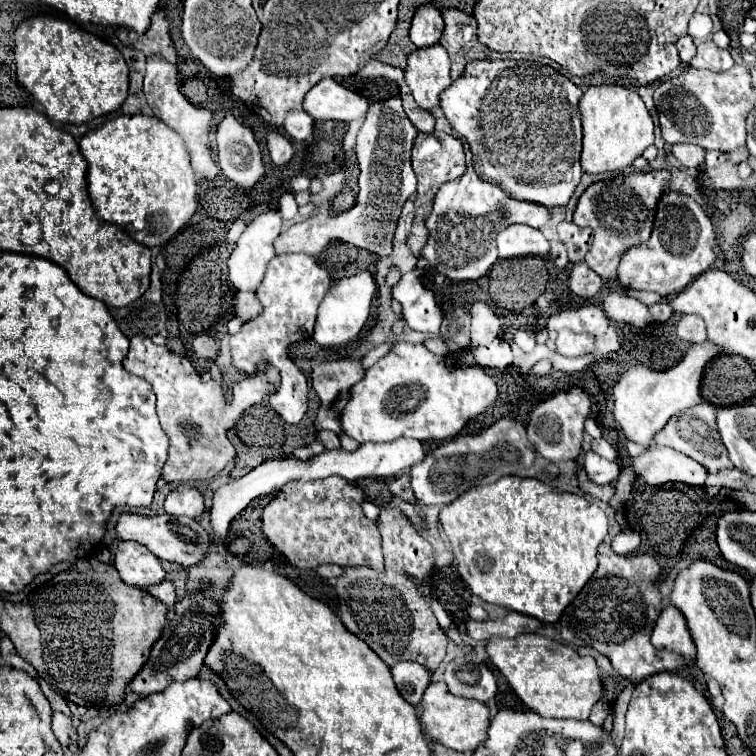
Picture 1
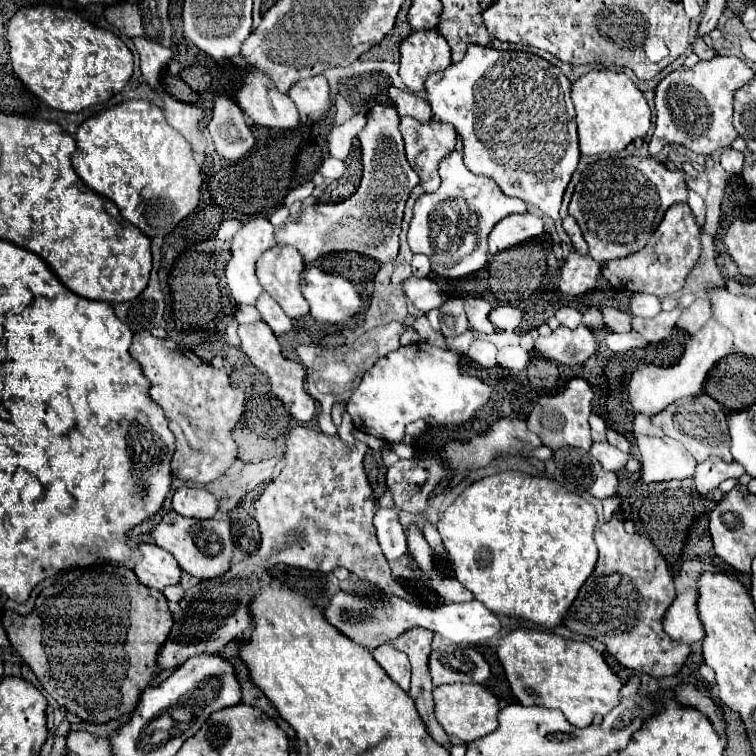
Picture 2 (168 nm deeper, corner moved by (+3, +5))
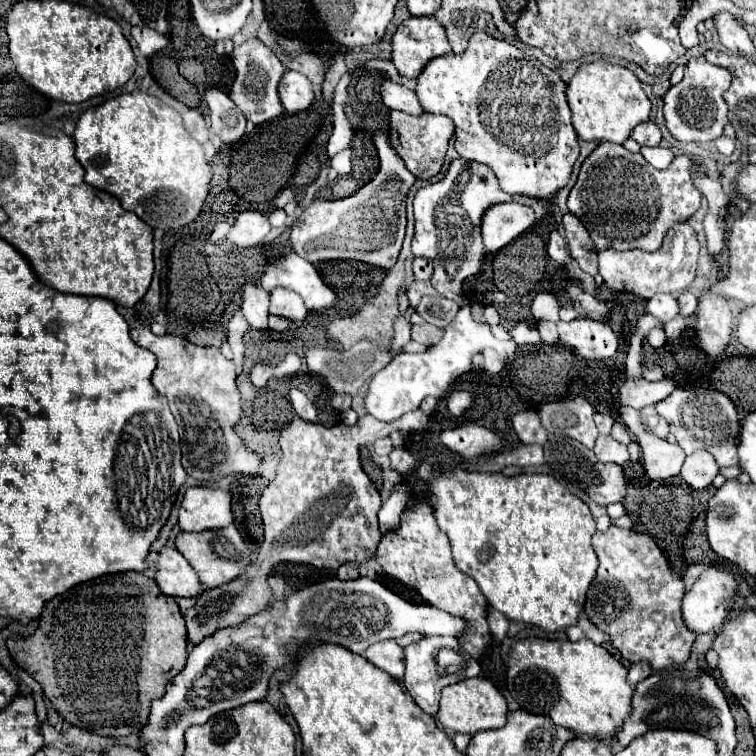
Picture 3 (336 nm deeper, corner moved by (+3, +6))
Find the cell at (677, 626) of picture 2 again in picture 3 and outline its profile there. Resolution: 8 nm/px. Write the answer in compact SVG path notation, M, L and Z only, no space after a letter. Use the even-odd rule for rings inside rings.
M709 567L699 577L699 581L685 593L685 597L683 597L683 619L685 619L687 627L693 629L695 633L717 631L725 623L729 611L735 607L737 597L739 597L739 581L729 571L725 571L721 567Z

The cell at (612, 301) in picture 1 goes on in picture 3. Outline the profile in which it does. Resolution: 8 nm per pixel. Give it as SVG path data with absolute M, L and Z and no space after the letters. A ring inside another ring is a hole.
M657 293L655 297L651 297L647 301L647 313L653 315L655 319L659 319L661 323L667 323L667 321L679 317L679 303L673 295Z

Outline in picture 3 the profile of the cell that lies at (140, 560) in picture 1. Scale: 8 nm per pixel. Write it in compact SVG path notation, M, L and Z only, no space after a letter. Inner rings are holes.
M173 545L161 549L155 581L169 597L197 597L203 591L195 569Z

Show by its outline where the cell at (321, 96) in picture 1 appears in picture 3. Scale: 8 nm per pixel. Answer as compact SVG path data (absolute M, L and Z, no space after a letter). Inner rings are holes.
M285 71L279 81L279 99L283 109L289 113L305 111L313 103L313 85L305 75L297 71Z

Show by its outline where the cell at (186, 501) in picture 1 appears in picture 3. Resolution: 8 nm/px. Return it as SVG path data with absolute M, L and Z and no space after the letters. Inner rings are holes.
M189 487L179 509L179 527L189 533L223 529L233 523L231 493L211 487Z

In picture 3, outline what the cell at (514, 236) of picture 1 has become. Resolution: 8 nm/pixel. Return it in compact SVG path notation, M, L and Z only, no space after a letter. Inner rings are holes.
M521 203L493 205L493 209L487 209L481 219L481 237L487 253L497 253L525 229L535 225L533 209Z

